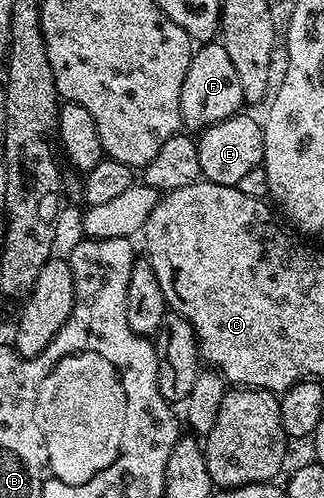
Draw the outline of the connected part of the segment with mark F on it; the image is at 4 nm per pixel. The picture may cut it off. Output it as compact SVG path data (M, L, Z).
M207 42L196 47L191 54L189 74L185 74L185 82L181 86L183 128L198 134L217 122L228 120L243 107L241 81L238 80L237 70L233 70L233 61L229 54L225 54L222 43Z

